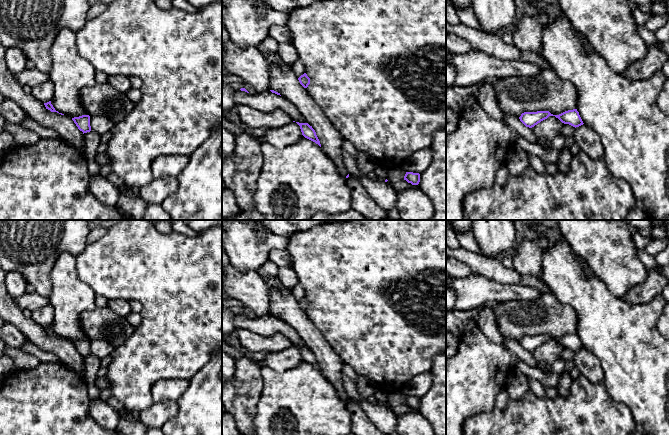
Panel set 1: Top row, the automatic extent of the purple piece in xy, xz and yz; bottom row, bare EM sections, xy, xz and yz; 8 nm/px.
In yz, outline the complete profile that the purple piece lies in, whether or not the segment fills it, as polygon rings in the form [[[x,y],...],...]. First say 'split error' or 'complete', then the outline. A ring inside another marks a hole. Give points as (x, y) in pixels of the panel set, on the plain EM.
complete; [[[577,333],[568,334],[559,339],[553,339],[549,335],[524,336],[519,343],[526,351],[532,352],[549,340],[555,340],[562,347],[569,348],[575,352],[584,348]]]

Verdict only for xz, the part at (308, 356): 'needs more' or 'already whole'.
already whole

